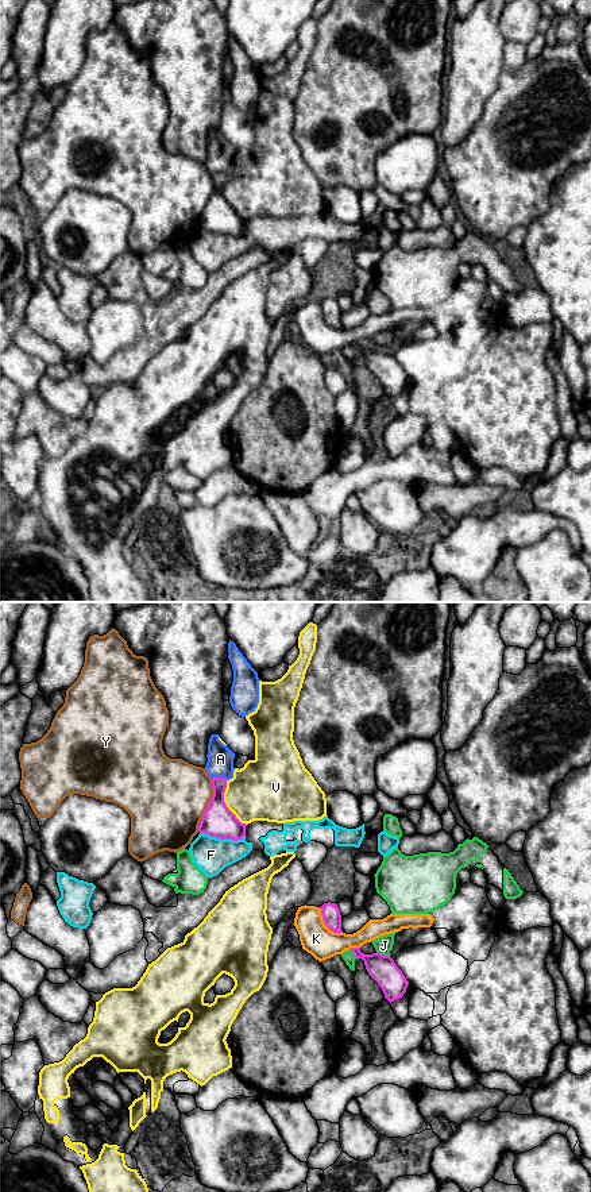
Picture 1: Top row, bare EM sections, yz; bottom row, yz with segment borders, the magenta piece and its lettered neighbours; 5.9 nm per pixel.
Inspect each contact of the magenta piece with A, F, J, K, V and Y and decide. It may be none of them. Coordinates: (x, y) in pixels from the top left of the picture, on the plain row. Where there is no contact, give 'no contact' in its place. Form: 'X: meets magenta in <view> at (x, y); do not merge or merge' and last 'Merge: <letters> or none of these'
A: meets magenta in yz at (219, 173); merge
F: meets magenta in yz at (223, 234); do not merge
J: meets magenta in yz at (383, 350); do not merge
K: meets magenta in yz at (325, 320); do not merge
V: meets magenta in yz at (224, 199); do not merge
Y: meets magenta in yz at (208, 200); do not merge
Merge: A

